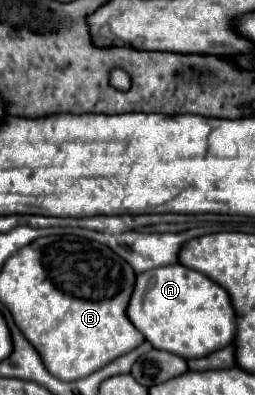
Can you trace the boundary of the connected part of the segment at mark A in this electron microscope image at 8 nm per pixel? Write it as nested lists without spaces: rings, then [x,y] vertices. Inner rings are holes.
[[[180,263],[138,273],[126,315],[154,349],[182,355],[184,359],[208,355],[234,341],[236,315],[226,289]]]

